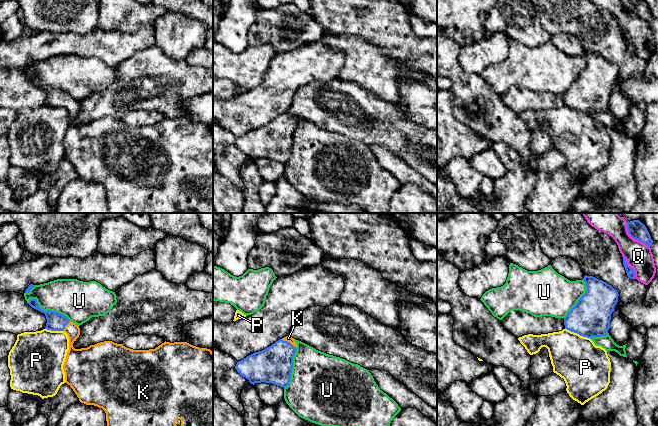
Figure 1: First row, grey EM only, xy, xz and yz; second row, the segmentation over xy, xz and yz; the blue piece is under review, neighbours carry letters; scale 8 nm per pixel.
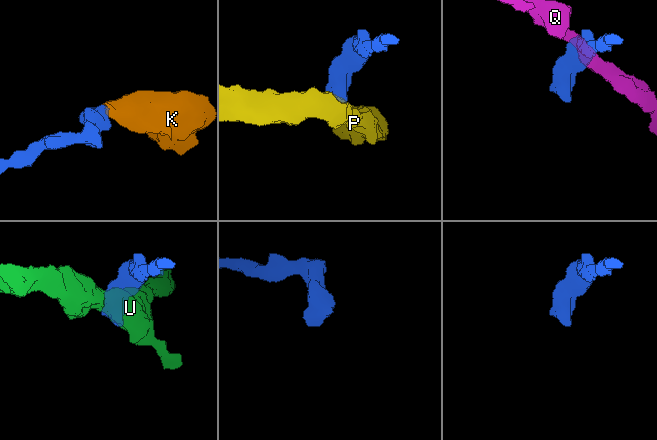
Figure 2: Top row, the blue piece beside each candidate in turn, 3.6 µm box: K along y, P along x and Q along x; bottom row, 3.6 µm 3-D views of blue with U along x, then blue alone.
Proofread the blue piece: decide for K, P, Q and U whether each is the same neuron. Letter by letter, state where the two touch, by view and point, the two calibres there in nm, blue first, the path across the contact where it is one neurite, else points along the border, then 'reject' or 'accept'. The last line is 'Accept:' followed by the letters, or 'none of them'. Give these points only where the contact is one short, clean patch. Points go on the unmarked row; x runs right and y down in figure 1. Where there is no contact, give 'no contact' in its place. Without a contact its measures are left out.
K: contact xz (289, 118); calibres 300 and 50 nm; way xz (274, 140), (289, 118), (288, 114); accept
P: contact yz (577, 109); calibres 320 and 380 nm; border yz (565, 104), (589, 114); reject
Q: contact yz (634, 14); calibres 130 and 220 nm; reject
U: contact xy (48, 86); calibres 140 and 320 nm; reject
Accept: K

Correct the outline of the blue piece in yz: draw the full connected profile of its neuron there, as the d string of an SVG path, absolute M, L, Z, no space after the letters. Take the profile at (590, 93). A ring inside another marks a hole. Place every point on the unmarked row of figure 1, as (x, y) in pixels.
M585 51L583 56L587 66L564 93L565 105L587 114L606 112L619 70L593 52Z

